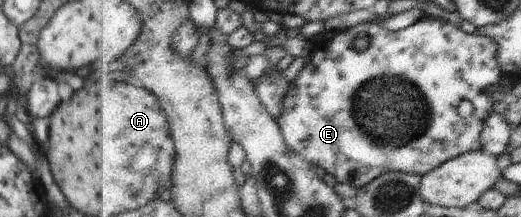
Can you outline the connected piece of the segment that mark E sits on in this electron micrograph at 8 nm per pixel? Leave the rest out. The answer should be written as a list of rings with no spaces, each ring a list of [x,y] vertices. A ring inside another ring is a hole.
[[[422,17],[414,25],[399,32],[392,32],[380,24],[362,22],[347,30],[338,31],[326,47],[312,52],[299,77],[295,82],[291,83],[292,89],[290,89],[286,101],[284,101],[284,113],[278,117],[277,121],[285,133],[288,146],[292,151],[300,153],[309,163],[322,166],[327,173],[333,174],[338,182],[354,185],[361,191],[368,187],[370,183],[382,177],[382,175],[390,172],[407,172],[426,176],[437,171],[442,165],[452,159],[457,159],[460,155],[464,155],[464,153],[482,151],[484,149],[481,138],[485,131],[486,123],[489,122],[490,117],[494,114],[494,105],[496,105],[496,101],[493,99],[494,93],[503,89],[501,85],[505,72],[500,59],[498,59],[498,53],[500,53],[498,41],[494,41],[492,37],[486,37],[470,31],[466,33],[462,27],[450,23],[444,17]],[[362,33],[366,33],[371,38],[371,44],[365,51],[356,49],[356,39]],[[464,100],[469,100],[475,107],[474,112],[468,118],[462,117],[460,111],[458,111]]]

